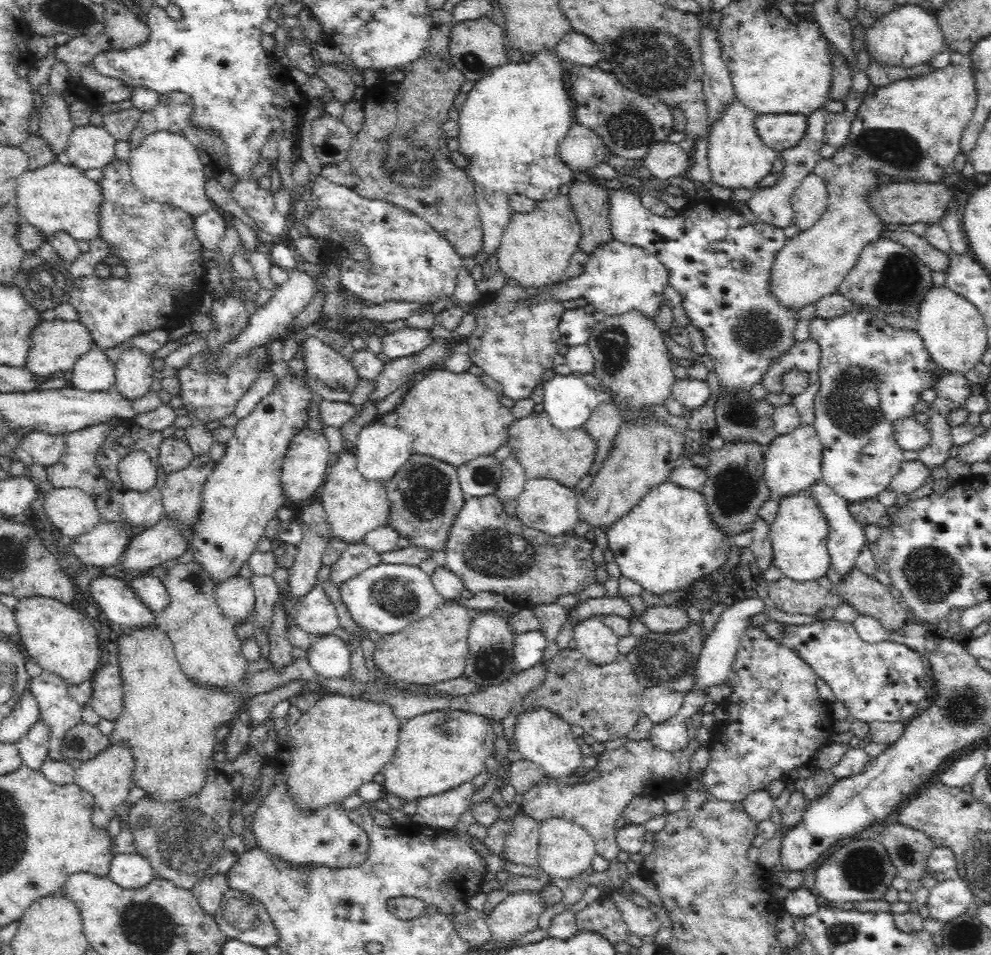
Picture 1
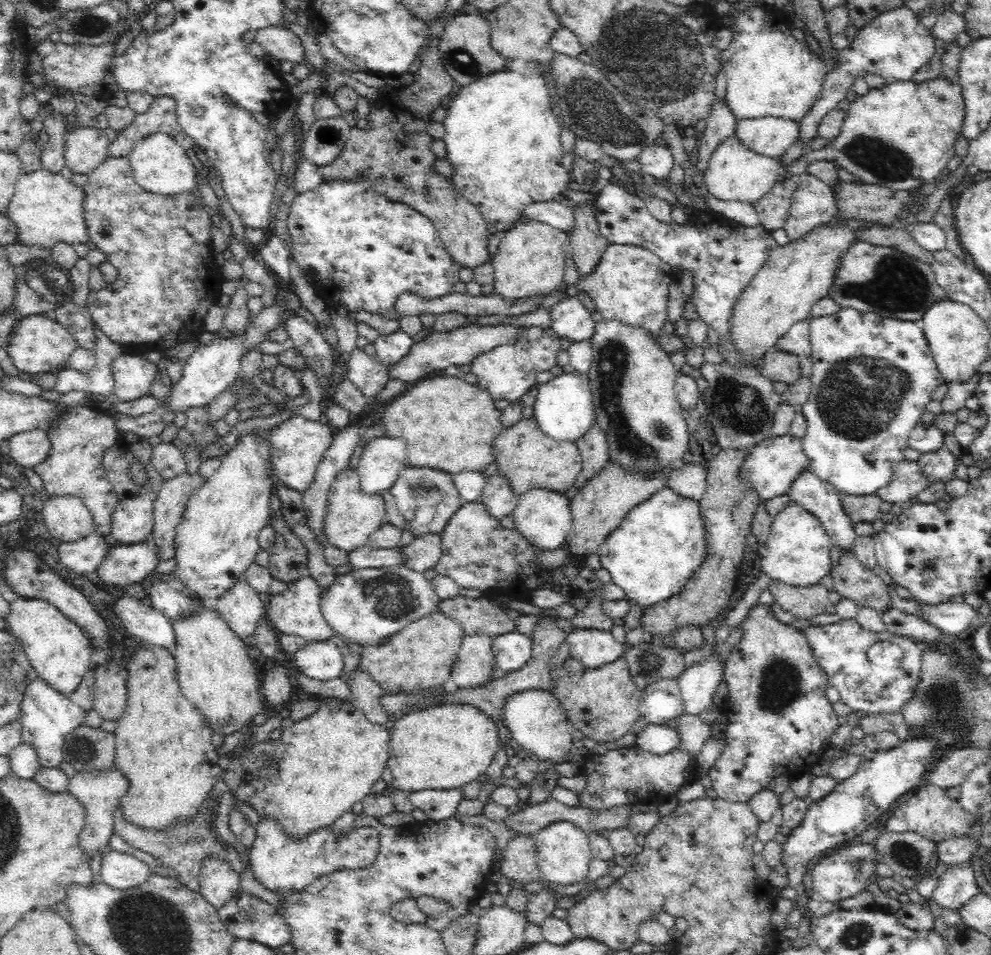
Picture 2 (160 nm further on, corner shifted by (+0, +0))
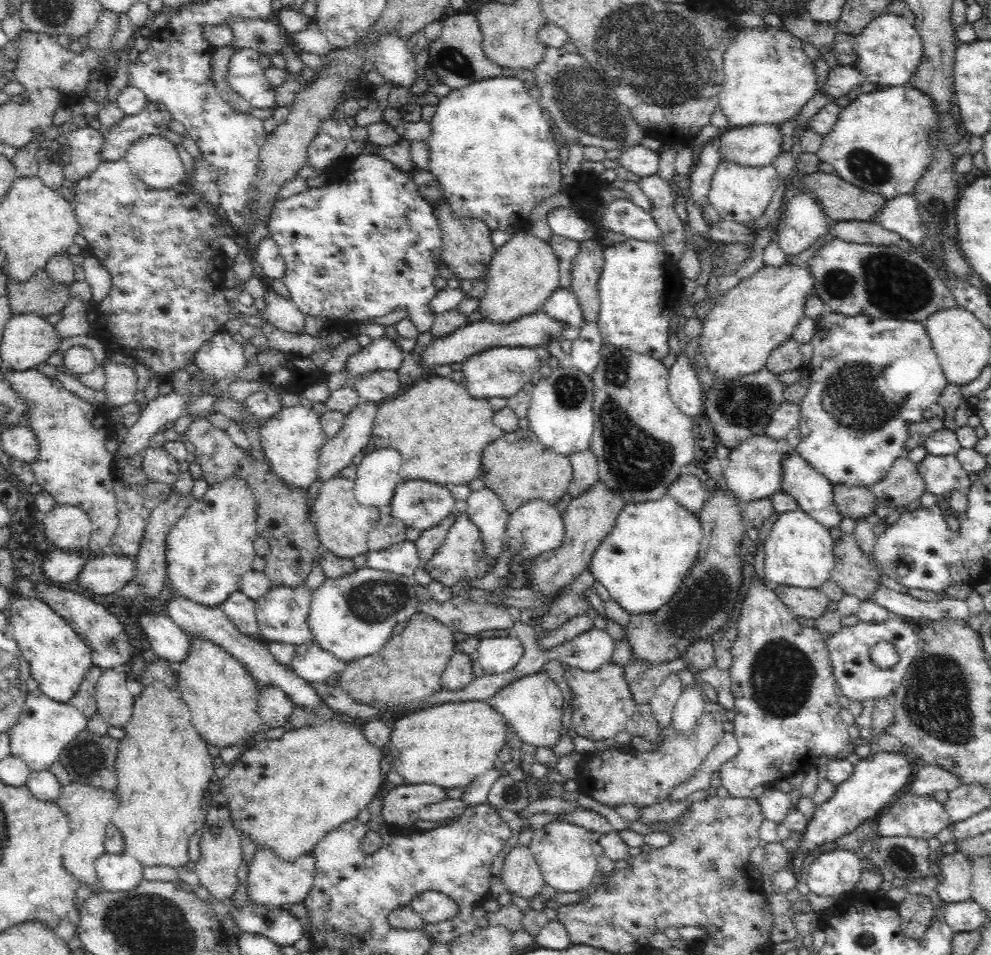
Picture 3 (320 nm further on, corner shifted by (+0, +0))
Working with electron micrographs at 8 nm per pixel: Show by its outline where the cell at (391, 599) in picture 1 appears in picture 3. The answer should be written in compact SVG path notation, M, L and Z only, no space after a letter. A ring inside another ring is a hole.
M365 566L356 568L338 578L326 578L313 592L308 625L314 633L314 642L324 650L332 652L342 663L378 652L393 635L396 624L404 624L419 612L419 599L416 586L419 584L411 576L399 575L390 571Z

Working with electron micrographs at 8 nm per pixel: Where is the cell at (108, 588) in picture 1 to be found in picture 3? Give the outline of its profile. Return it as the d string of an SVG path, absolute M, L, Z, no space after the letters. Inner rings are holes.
M166 613L140 614L136 622L160 660L175 665L185 657L190 637Z

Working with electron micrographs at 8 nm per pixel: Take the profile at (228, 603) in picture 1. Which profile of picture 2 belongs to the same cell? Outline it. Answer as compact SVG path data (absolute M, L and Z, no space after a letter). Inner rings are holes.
M245 578L236 582L230 590L215 600L213 605L228 626L246 641L254 634L258 619L266 612L259 593Z

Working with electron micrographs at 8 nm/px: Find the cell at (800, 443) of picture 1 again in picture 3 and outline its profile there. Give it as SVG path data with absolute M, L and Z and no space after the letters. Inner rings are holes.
M766 434L746 438L738 448L730 450L727 461L723 462L727 489L744 504L764 498L771 499L774 494L781 492L785 461L792 452L795 452L795 448L790 447L786 439L776 440Z

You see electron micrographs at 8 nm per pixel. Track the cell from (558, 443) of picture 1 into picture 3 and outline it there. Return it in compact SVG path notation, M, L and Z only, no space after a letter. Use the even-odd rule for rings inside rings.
M518 427L512 432L505 432L484 448L483 477L486 488L495 490L511 513L536 498L543 498L551 504L559 502L573 478L573 467L566 453L544 447L530 427Z

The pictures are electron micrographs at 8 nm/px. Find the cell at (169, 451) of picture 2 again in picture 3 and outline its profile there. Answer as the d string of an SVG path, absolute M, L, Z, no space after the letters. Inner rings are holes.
M146 446L144 450L143 472L148 478L173 486L181 474L179 462L164 446Z

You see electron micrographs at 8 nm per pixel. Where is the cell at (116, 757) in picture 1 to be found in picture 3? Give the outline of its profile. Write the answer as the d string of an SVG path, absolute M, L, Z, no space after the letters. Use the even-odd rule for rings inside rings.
M72 781L70 785L66 785L60 790L56 803L62 807L62 811L66 811L70 815L70 823L72 823L72 834L63 844L64 867L76 879L80 879L80 884L86 884L93 890L93 893L99 892L101 888L95 871L95 862L99 856L107 853L105 849L106 830L111 823L111 814L120 804L120 795L118 795L117 789L102 789L102 787L94 787L88 783Z

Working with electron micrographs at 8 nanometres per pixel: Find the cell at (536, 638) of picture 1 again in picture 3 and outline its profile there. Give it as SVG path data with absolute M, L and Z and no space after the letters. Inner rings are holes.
M514 633L506 637L481 638L476 660L484 674L500 674L512 670L524 656L524 645Z

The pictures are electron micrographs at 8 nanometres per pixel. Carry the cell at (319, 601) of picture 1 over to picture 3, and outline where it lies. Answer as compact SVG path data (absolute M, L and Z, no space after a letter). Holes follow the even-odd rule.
M306 583L293 587L272 587L271 590L255 601L256 620L259 634L273 642L299 645L314 643L314 633L308 625L311 612L313 591Z

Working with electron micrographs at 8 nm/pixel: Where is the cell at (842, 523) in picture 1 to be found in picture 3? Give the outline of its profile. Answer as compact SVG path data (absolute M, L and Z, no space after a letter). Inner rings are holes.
M795 452L785 461L781 492L796 500L806 512L828 531L839 528L843 516L836 507L833 485Z

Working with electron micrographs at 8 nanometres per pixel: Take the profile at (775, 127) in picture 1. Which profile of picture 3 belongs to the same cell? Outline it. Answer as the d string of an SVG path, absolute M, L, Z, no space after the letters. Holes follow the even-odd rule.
M754 124L742 128L727 128L718 143L722 156L743 165L762 165L774 162L782 148L780 124Z

